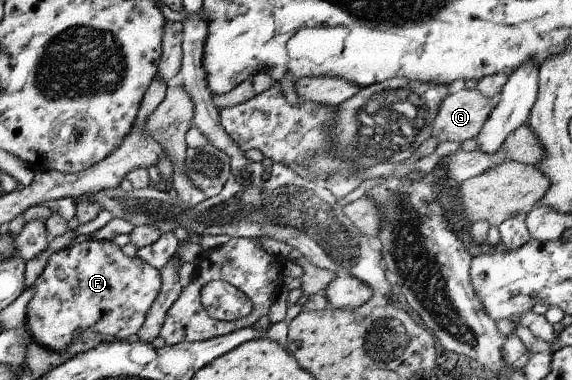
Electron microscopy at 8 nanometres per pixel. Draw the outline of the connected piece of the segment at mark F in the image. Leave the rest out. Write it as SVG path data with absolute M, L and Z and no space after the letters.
M85 240L51 253L40 275L31 285L32 297L25 307L23 327L37 345L54 353L62 354L78 330L94 330L101 336L110 335L116 340L125 340L136 333L144 321L146 312L155 300L160 287L158 269L146 263L141 255L129 258L114 241Z

